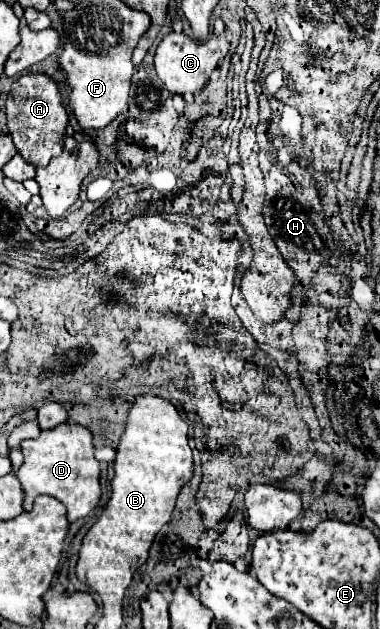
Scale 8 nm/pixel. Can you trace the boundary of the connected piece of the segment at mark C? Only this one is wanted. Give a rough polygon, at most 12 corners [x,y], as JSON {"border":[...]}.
{"border":[[224,23],[208,41],[168,33],[154,55],[172,95],[200,93],[228,53]]}

